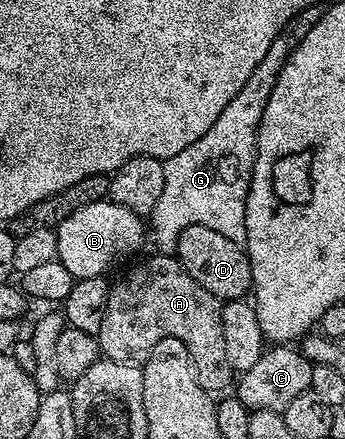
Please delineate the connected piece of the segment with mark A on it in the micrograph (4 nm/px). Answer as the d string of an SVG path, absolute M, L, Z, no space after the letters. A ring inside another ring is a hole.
M154 254L151 260L138 264L127 276L122 276L111 283L108 294L108 310L104 310L104 326L98 331L98 346L101 355L107 360L121 364L141 366L145 364L148 354L160 342L160 338L180 338L188 350L190 360L194 363L194 375L205 392L222 394L226 387L236 380L234 367L228 362L228 353L224 351L224 326L222 325L223 301L217 300L204 286L200 286L182 269L177 259L170 254Z

